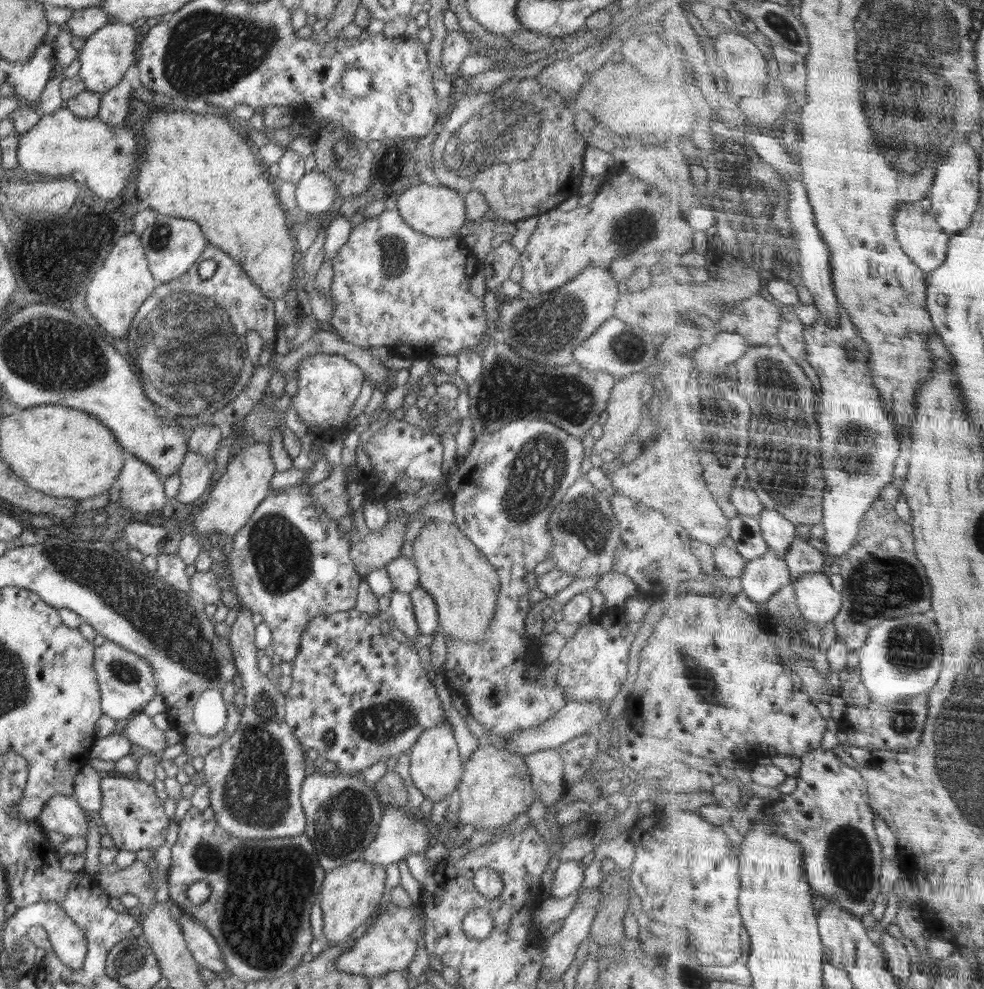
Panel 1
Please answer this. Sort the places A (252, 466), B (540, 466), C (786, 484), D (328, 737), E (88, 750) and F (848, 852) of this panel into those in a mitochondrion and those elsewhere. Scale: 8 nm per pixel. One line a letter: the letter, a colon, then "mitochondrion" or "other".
A: other
B: mitochondrion
C: mitochondrion
D: mitochondrion
E: other
F: mitochondrion

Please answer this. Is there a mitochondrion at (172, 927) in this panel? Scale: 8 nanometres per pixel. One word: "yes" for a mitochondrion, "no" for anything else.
no

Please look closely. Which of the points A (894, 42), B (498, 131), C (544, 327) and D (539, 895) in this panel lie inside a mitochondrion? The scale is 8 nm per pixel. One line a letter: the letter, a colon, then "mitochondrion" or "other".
A: mitochondrion
B: mitochondrion
C: mitochondrion
D: other

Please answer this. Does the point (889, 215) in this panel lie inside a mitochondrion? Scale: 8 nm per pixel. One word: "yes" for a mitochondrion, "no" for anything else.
no

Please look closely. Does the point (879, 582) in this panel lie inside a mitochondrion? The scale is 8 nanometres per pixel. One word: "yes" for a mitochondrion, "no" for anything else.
yes

